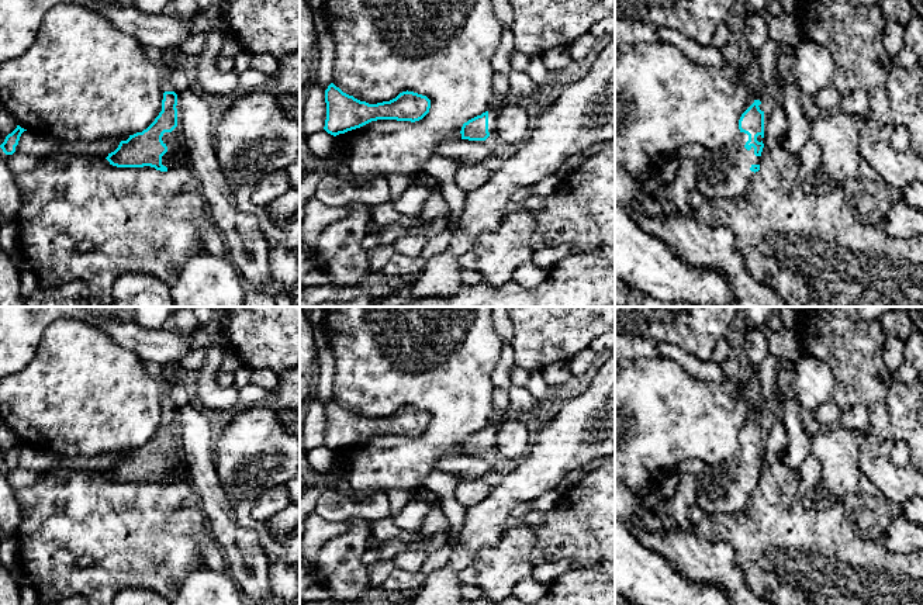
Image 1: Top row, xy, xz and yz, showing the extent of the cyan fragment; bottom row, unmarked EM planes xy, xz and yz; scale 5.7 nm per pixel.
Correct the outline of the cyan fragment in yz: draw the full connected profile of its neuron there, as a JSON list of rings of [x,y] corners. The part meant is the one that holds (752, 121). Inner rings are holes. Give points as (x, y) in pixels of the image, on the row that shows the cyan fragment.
[[[761,101],[754,103],[741,114],[739,120],[737,138],[718,152],[711,152],[709,156],[696,166],[692,187],[708,200],[715,198],[736,198],[749,184],[756,172],[760,170],[760,156],[764,148],[764,111],[760,110]]]

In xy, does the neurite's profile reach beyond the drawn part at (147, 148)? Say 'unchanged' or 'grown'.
grown

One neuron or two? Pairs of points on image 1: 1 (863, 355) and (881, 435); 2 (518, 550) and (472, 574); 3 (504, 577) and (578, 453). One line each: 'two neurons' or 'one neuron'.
1: one neuron
2: one neuron
3: two neurons

